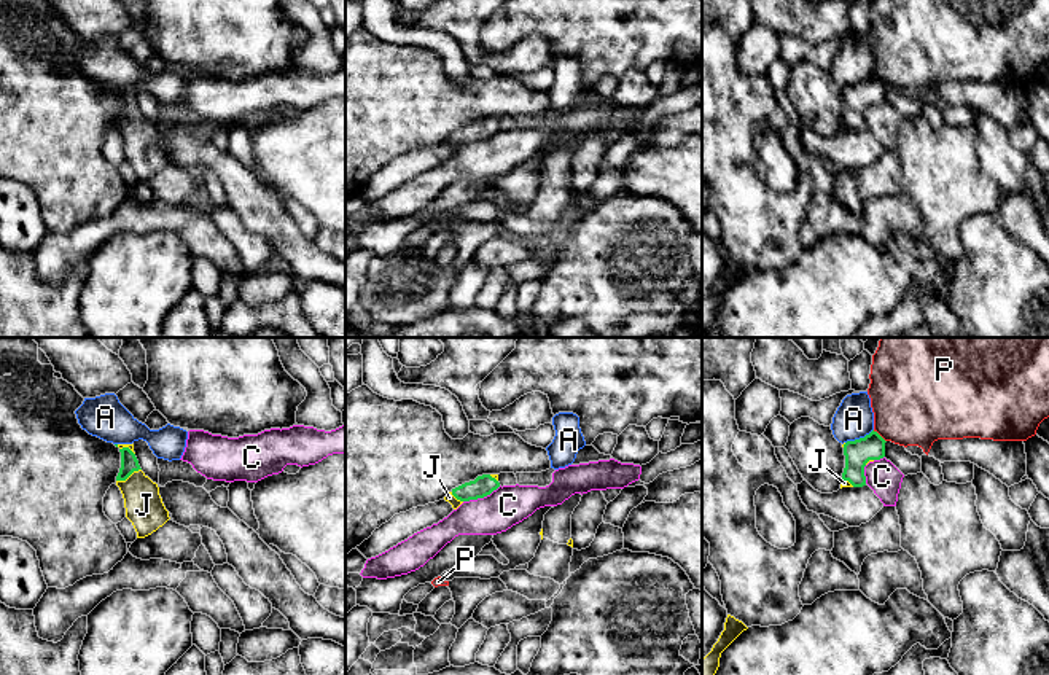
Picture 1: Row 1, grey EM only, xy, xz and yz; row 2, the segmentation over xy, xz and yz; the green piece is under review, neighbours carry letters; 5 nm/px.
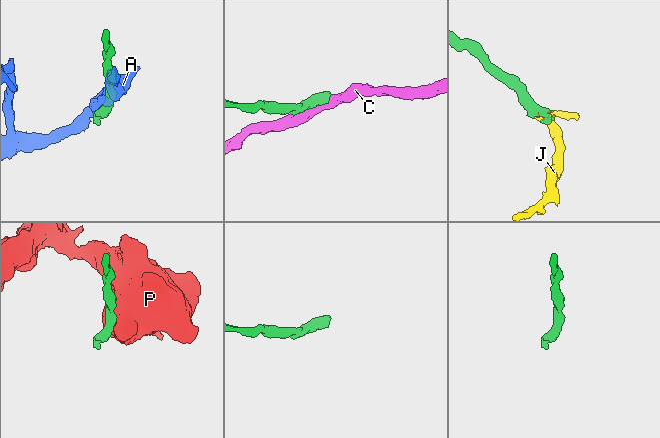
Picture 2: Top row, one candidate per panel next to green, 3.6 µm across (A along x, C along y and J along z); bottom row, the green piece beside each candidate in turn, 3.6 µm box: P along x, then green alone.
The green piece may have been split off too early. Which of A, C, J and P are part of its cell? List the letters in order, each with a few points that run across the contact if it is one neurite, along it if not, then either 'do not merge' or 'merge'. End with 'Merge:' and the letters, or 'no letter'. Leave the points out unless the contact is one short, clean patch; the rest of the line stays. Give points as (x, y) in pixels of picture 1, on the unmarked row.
A: do not merge
C: do not merge
J: xy (129, 107), (128, 120), (139, 134), (144, 148) | merge
P: do not merge
Merge: J

